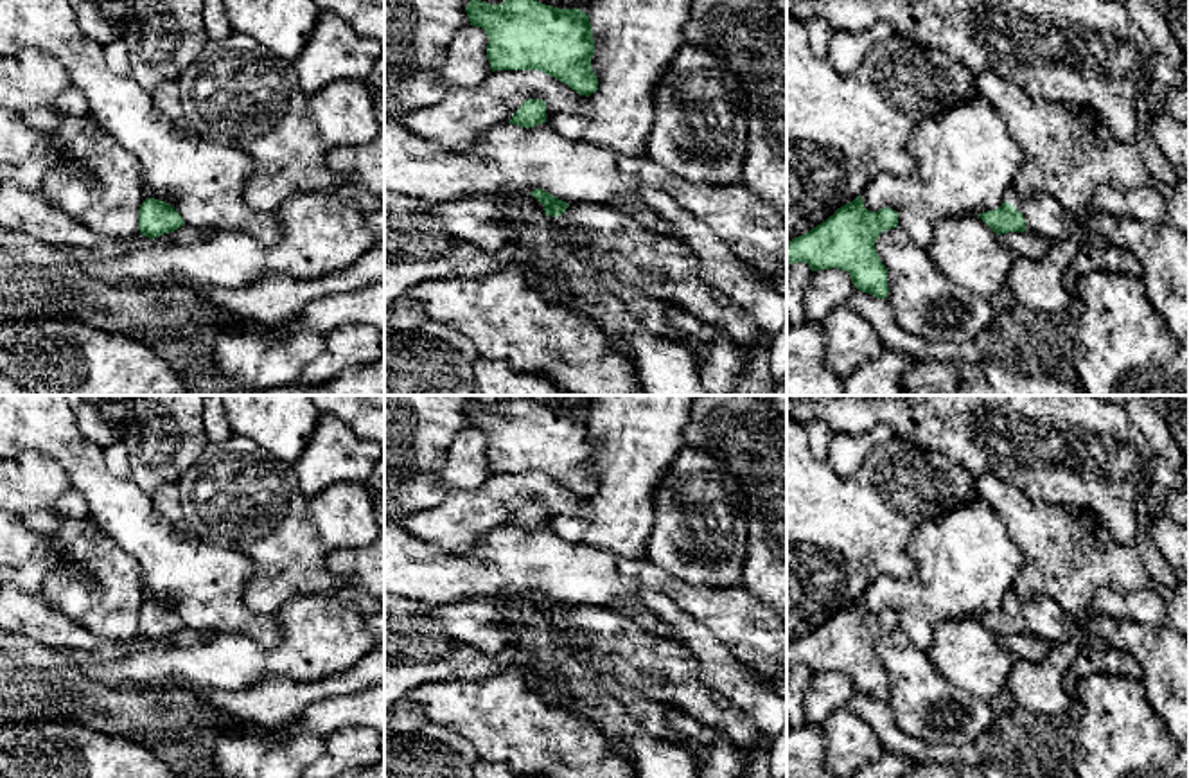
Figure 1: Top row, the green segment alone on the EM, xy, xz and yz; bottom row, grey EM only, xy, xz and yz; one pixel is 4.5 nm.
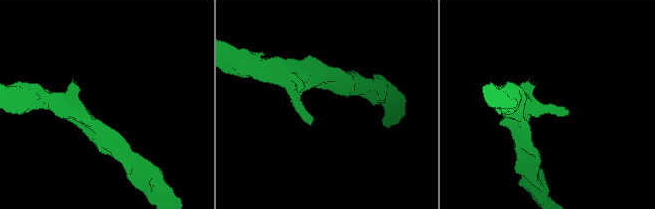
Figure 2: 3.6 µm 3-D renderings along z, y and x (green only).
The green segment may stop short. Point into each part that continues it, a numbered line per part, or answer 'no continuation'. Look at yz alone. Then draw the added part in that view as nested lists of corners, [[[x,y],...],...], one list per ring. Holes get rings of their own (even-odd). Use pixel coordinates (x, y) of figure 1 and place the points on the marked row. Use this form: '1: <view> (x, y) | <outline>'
1: yz (1013, 196) | [[[1015,185],[1006,192],[1004,201],[1011,203],[1017,208],[1017,212],[1022,212],[1020,210],[1022,192]]]

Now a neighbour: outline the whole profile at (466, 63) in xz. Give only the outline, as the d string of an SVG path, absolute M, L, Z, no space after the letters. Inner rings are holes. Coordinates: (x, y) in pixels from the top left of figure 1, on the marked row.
M467 25L460 29L442 56L435 77L449 90L480 84L492 74L487 45L489 38L481 27Z

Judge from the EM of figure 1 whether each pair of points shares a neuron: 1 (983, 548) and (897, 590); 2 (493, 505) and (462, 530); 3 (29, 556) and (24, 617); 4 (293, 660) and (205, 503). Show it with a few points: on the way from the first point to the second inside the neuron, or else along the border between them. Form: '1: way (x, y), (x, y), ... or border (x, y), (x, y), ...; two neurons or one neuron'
1: way (961, 570), (940, 590), (918, 590); one neuron
2: way (485, 507), (469, 523); one neuron
3: border (18, 588), (44, 601); two neurons
4: border (322, 595), (295, 595), (282, 610); two neurons

